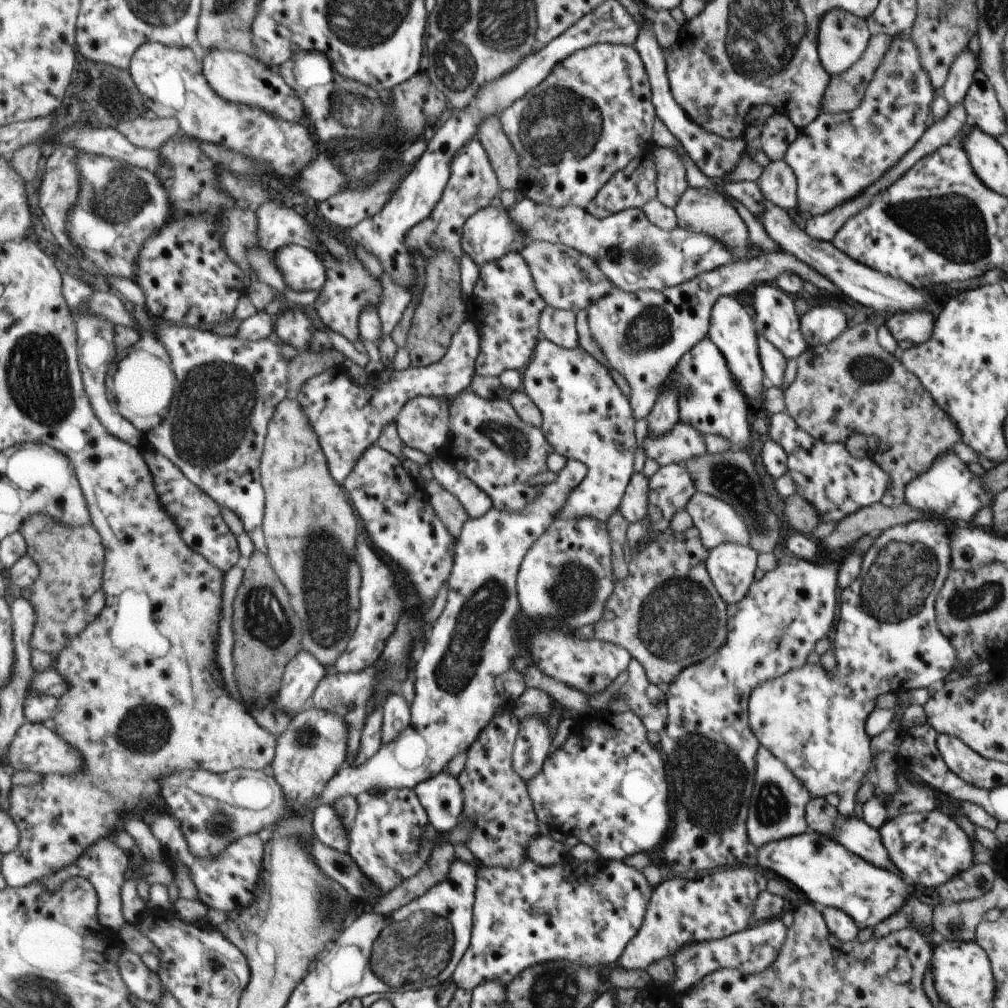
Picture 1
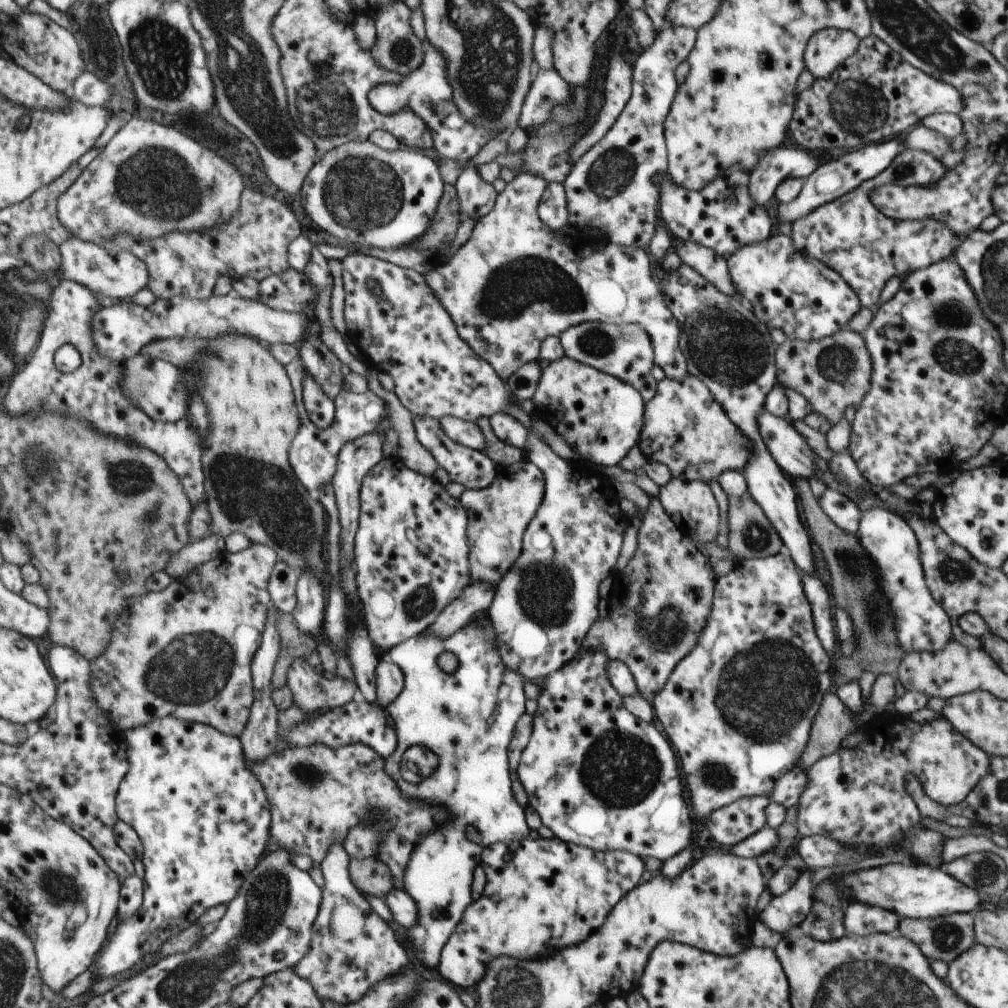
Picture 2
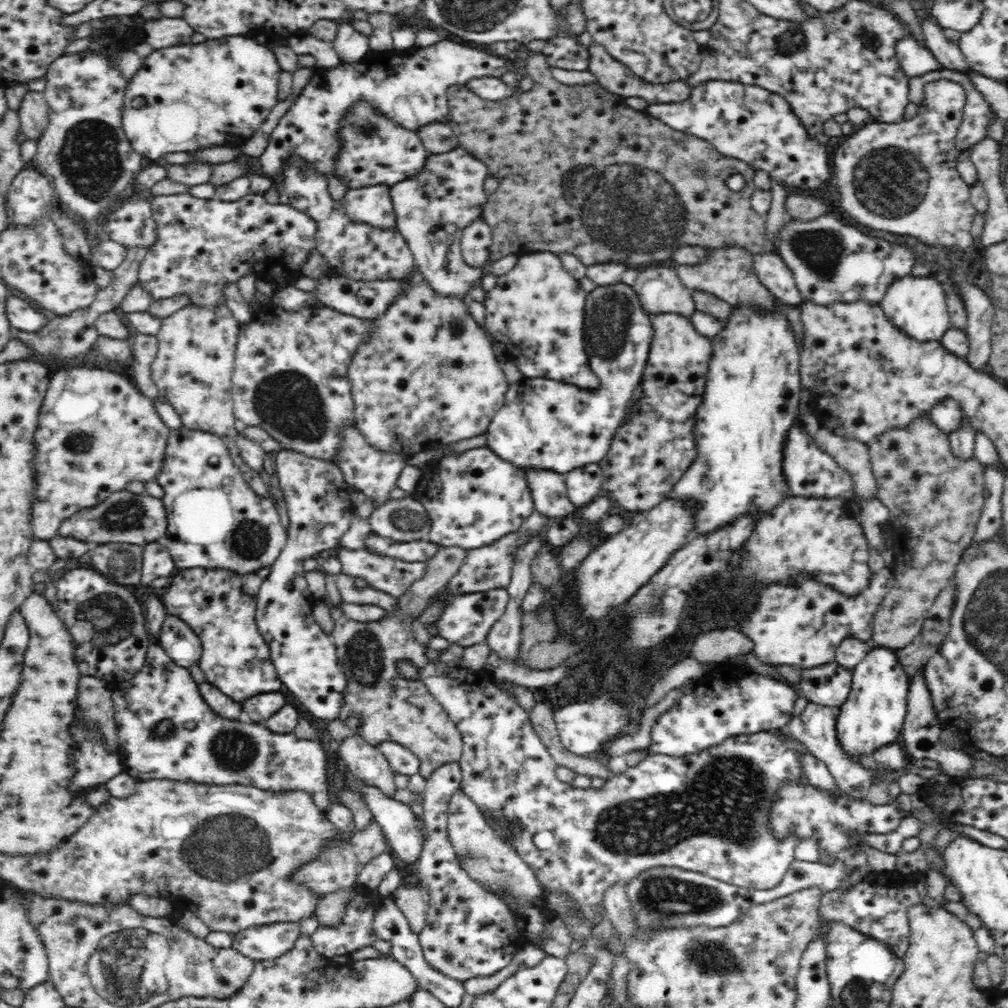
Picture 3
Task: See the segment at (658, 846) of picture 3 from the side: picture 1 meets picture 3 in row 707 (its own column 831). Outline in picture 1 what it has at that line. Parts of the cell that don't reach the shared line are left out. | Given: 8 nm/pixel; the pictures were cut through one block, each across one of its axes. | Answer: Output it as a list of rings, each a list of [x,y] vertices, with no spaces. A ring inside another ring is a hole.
[[[787,411],[773,414],[770,417],[769,431],[766,435],[770,441],[780,444],[786,451],[787,473],[796,482],[797,494],[802,495],[802,498],[809,499],[817,507],[818,514],[821,515],[821,520],[824,523],[842,521],[849,514],[856,513],[857,510],[880,503],[892,483],[889,473],[879,463],[872,462],[870,457],[858,458],[850,450],[846,450],[845,443],[826,444],[826,442],[820,442],[800,426]]]

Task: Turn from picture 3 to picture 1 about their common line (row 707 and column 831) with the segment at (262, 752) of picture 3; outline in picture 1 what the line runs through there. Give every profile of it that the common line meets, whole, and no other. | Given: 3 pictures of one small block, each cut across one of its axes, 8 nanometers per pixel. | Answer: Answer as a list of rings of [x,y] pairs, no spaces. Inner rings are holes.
[[[908,35],[887,38],[885,61],[874,73],[864,100],[850,113],[820,113],[816,120],[800,129],[800,136],[793,142],[783,158],[797,174],[797,205],[806,218],[814,218],[845,205],[866,193],[875,183],[884,178],[918,141],[928,132],[932,121],[934,87],[930,84],[928,72],[920,64],[916,44]]]

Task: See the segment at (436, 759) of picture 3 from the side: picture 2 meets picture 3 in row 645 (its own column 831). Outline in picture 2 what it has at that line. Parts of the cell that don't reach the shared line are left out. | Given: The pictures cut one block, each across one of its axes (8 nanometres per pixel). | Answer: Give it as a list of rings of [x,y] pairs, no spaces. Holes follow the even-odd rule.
[[[846,329],[822,340],[804,342],[787,339],[778,345],[777,367],[780,371],[780,384],[800,392],[808,399],[814,412],[835,425],[844,418],[848,406],[857,408],[865,401],[870,390],[873,359],[870,358],[864,335]]]

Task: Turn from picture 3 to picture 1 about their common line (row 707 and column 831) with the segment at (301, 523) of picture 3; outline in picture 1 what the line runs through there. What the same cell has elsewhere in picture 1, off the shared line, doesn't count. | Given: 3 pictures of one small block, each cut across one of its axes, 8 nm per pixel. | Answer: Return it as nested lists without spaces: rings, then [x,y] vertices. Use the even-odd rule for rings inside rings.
[[[818,304],[801,316],[802,336],[808,347],[829,345],[845,332],[848,326],[844,312],[832,304]]]

